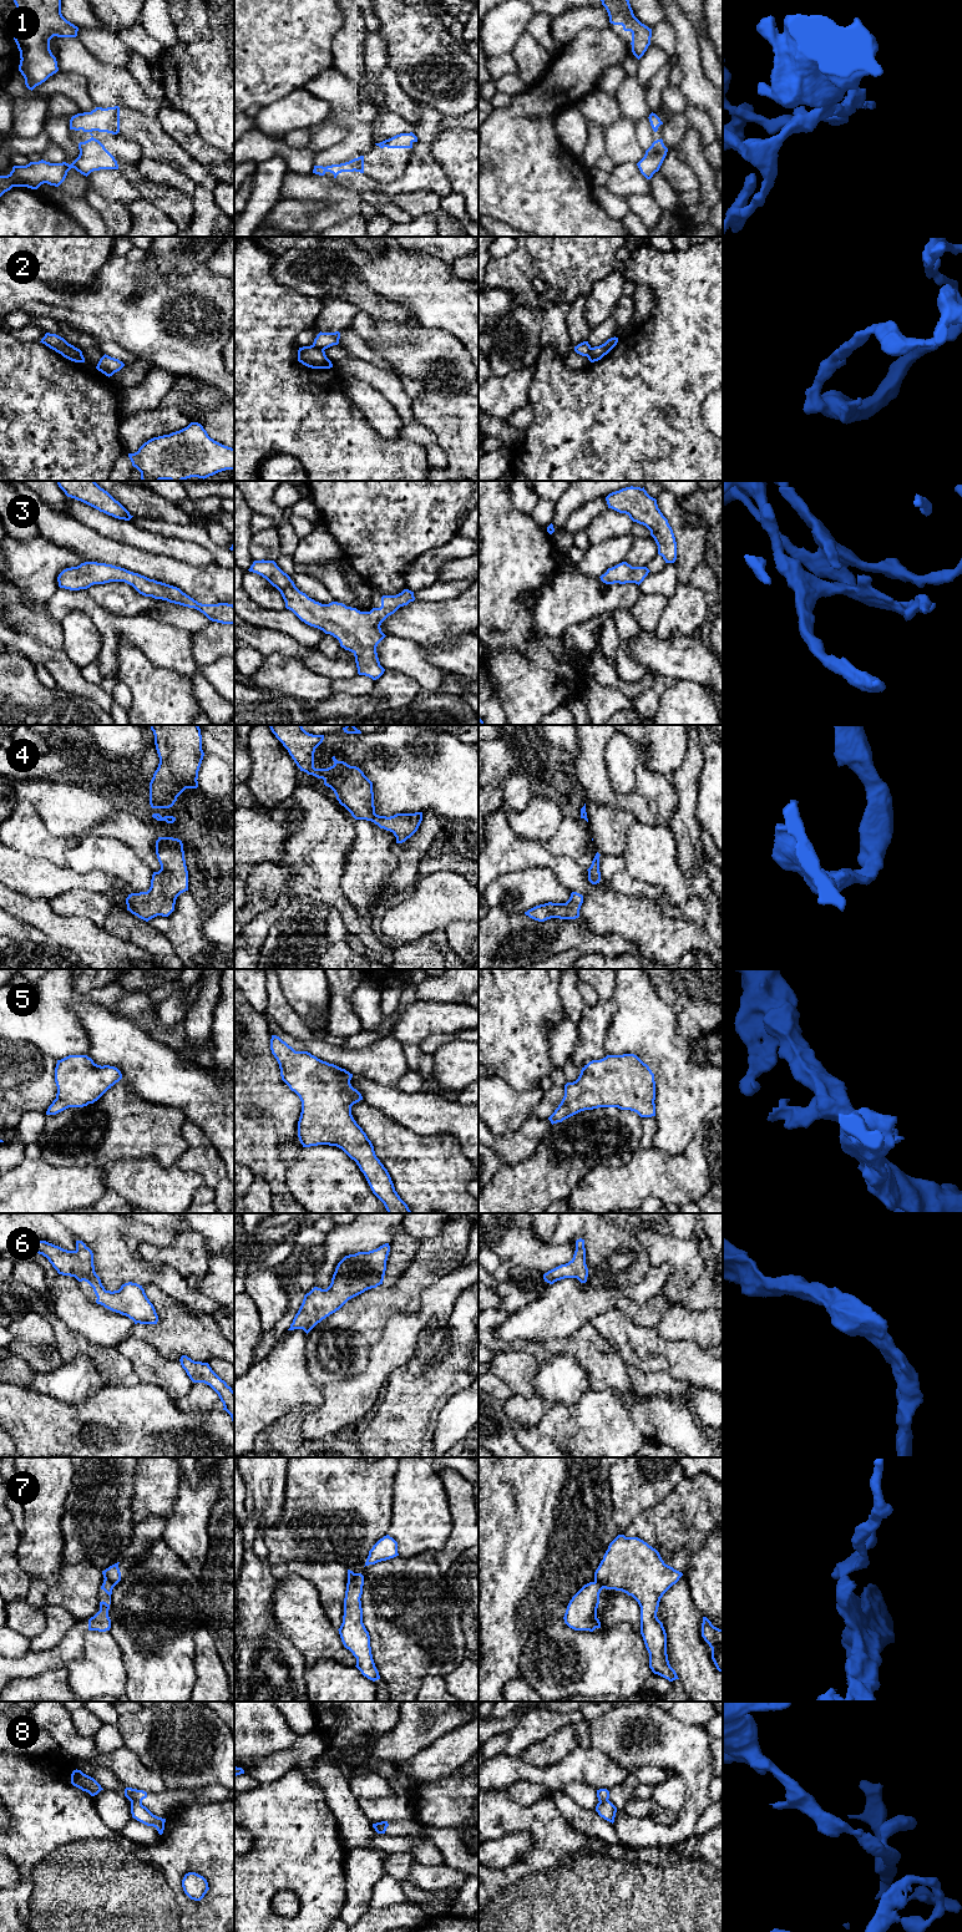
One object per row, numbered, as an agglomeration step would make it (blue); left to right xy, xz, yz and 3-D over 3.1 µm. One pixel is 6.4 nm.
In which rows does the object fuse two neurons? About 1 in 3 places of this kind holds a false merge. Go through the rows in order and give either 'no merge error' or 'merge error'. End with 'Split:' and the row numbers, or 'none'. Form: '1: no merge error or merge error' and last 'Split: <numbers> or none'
1: no merge error
2: merge error
3: no merge error
4: no merge error
5: no merge error
6: no merge error
7: merge error
8: merge error
Split: 2, 7, 8

